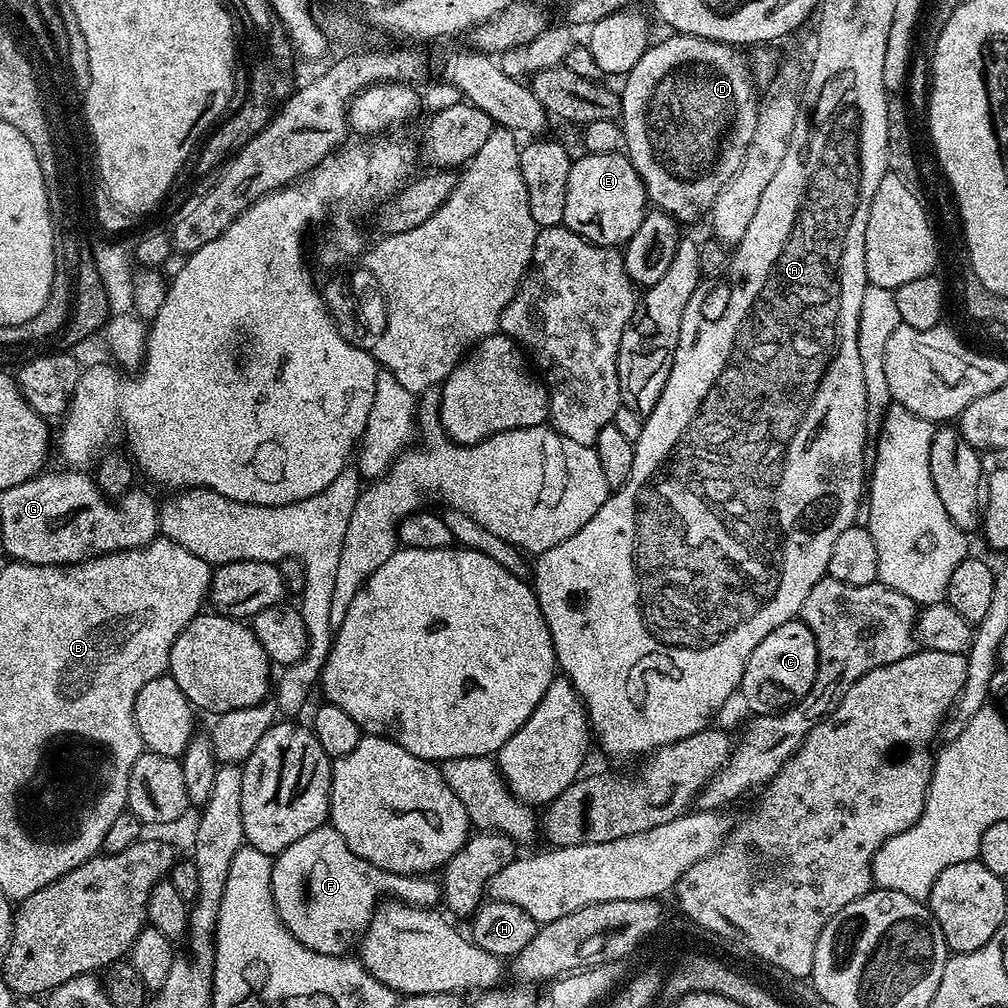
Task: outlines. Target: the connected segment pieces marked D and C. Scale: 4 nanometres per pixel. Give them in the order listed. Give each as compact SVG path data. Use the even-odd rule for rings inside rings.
M668 34L665 40L660 40L657 44L655 41L644 51L642 58L638 58L636 65L623 77L624 89L620 88L618 92L620 98L619 119L622 121L624 129L624 148L626 149L627 158L634 166L634 170L638 170L649 201L659 211L670 214L684 226L687 226L691 220L698 219L699 216L707 217L711 213L714 198L718 198L722 186L726 186L726 182L730 182L730 178L734 178L738 166L742 166L746 146L750 146L750 138L754 138L758 111L758 95L756 96L755 88L757 85L754 83L749 57L747 55L743 56L740 52L743 51L739 47L723 44L717 40L707 40L706 38L683 34Z
M797 618L770 630L758 646L754 646L754 654L750 654L750 662L746 662L746 670L742 674L738 692L744 695L744 704L749 713L757 716L769 716L771 712L782 712L797 704L814 686L814 678L818 670L818 650L814 642L814 634Z

